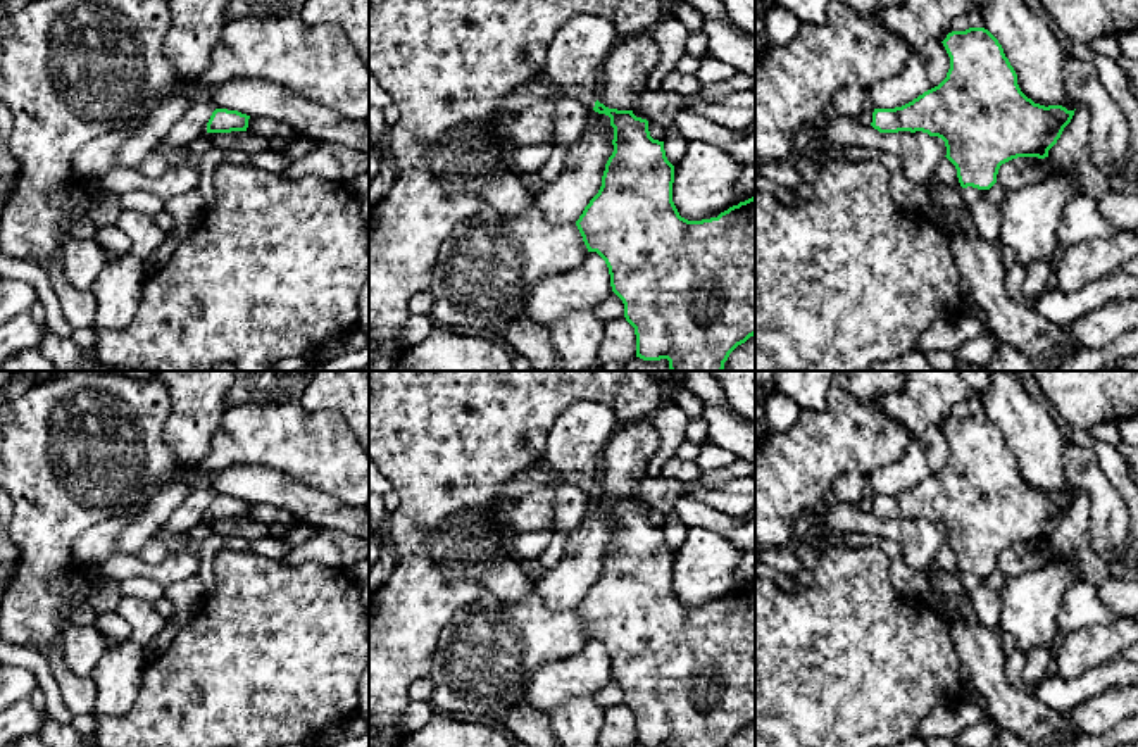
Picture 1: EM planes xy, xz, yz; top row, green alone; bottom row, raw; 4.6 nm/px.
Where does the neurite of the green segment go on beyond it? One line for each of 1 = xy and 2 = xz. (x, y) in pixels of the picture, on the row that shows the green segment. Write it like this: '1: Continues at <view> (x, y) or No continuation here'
1: No continuation here
2: No continuation here

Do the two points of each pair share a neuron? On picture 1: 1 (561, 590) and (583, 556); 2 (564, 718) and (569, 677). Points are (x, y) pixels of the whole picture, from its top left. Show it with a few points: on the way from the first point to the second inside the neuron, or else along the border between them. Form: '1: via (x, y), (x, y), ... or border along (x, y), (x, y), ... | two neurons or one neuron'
1: via (568, 582), (581, 564) | one neuron
2: border along (594, 696), (568, 699), (547, 713) | two neurons

